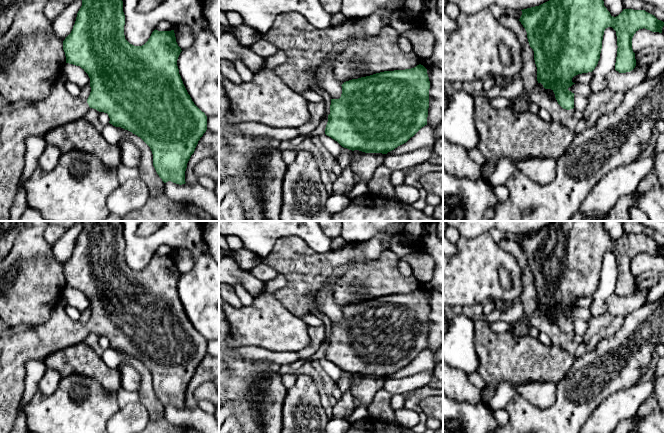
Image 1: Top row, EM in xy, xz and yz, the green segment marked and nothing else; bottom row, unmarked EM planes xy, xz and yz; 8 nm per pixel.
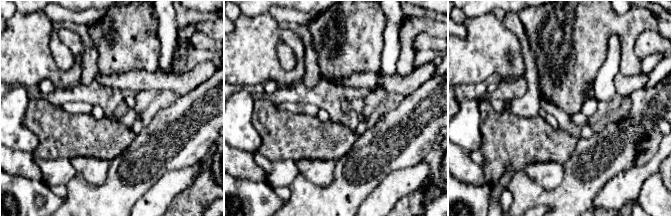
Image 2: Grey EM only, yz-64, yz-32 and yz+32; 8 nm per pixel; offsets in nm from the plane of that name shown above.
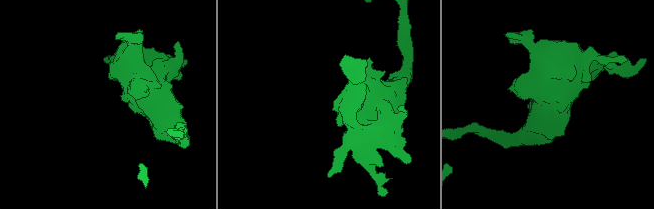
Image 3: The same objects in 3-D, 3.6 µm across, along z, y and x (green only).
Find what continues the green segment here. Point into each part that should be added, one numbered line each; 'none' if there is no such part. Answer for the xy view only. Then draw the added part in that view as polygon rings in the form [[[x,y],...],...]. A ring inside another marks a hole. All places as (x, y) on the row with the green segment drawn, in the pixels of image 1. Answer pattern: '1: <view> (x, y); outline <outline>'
1: xy (17, 124); outline [[[58,79],[45,99],[25,107],[11,107],[0,113],[0,221],[10,219],[10,209],[25,165],[25,141],[31,136],[44,137],[48,131],[56,127],[83,118],[88,109],[87,101],[80,96],[70,95],[64,82]]]

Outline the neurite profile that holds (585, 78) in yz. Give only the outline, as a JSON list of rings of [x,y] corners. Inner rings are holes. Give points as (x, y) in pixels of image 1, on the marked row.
[[[592,72],[578,74],[572,78],[572,82],[575,84],[584,83],[590,85],[591,80],[592,80]]]

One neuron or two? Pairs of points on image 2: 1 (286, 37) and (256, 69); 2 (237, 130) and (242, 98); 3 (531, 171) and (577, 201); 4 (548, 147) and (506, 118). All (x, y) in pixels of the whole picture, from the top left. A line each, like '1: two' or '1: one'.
1: one
2: one
3: two
4: one

